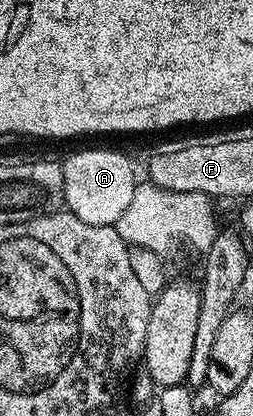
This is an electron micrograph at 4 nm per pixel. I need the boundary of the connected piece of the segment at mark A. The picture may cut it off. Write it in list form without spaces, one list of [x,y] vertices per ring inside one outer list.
[[[91,147],[88,151],[73,152],[67,160],[62,160],[61,166],[66,210],[89,225],[116,226],[125,209],[129,209],[129,201],[133,201],[137,186],[135,167],[130,157],[107,147]]]

